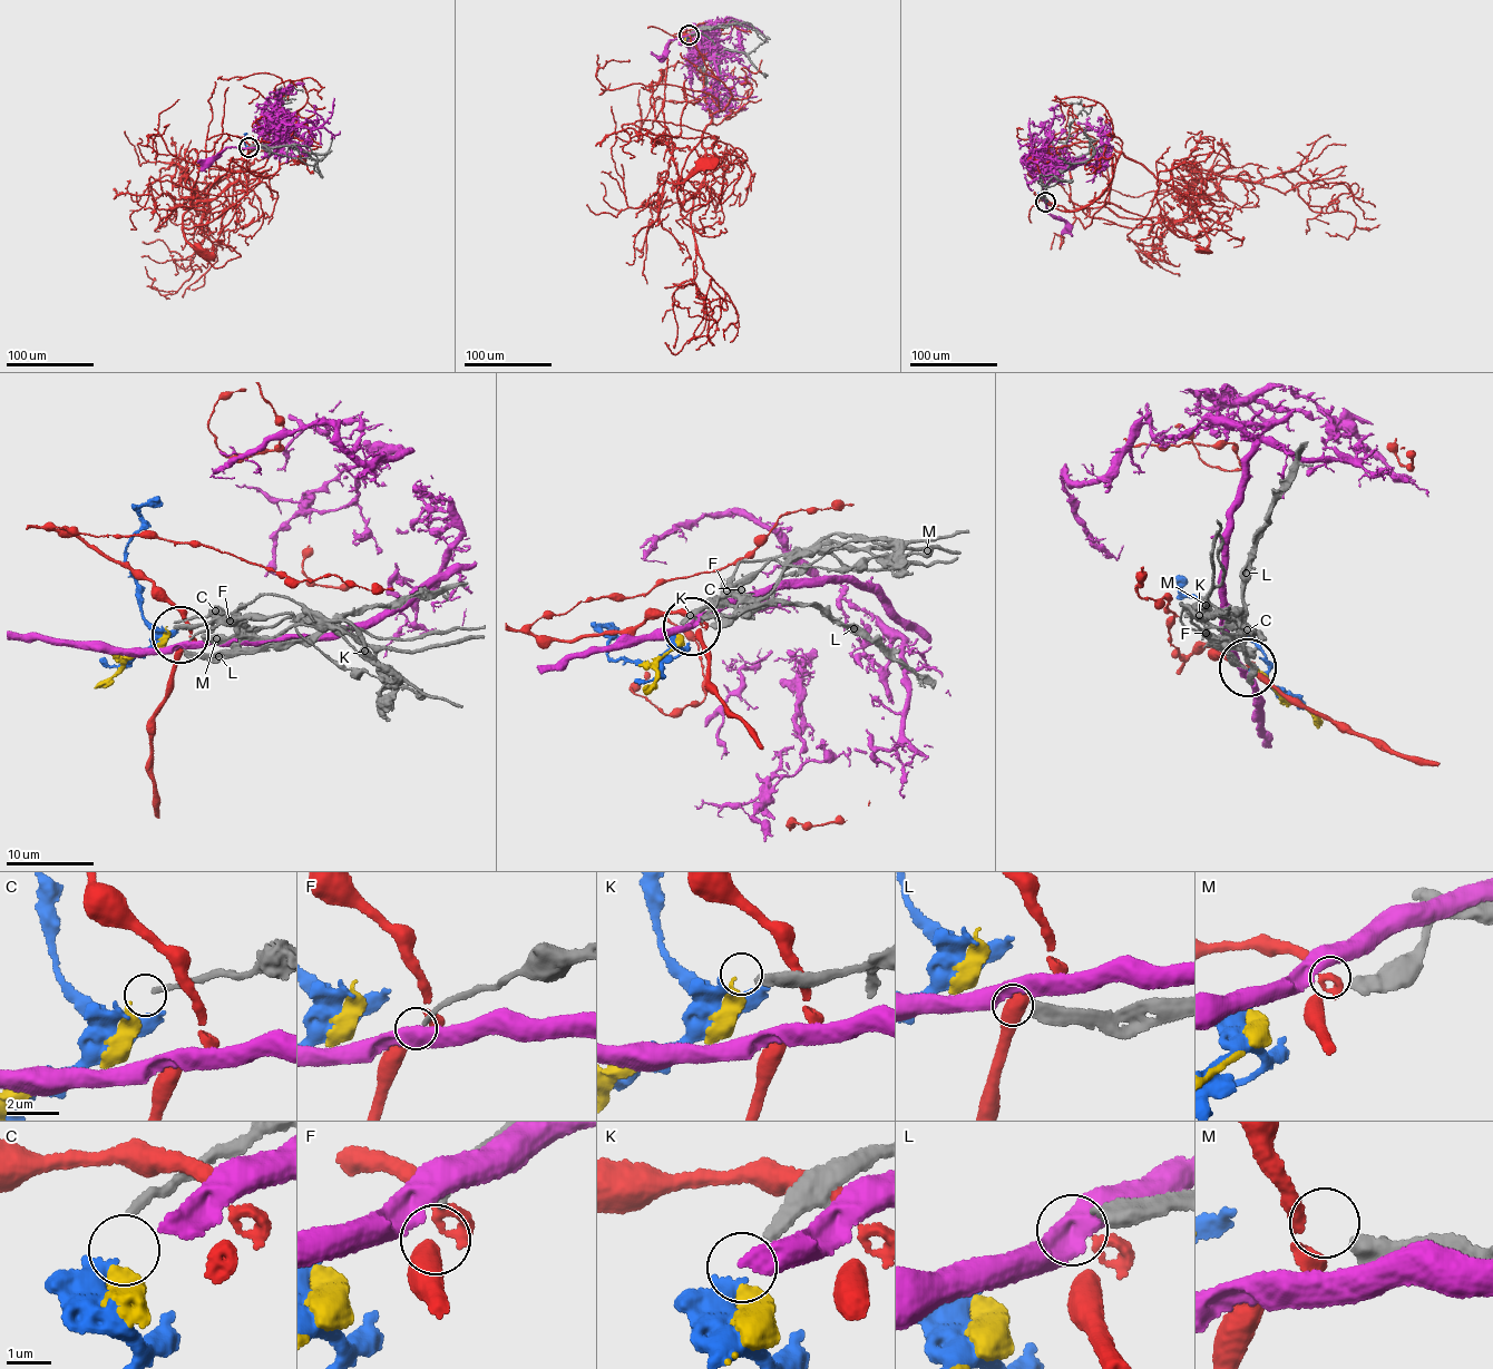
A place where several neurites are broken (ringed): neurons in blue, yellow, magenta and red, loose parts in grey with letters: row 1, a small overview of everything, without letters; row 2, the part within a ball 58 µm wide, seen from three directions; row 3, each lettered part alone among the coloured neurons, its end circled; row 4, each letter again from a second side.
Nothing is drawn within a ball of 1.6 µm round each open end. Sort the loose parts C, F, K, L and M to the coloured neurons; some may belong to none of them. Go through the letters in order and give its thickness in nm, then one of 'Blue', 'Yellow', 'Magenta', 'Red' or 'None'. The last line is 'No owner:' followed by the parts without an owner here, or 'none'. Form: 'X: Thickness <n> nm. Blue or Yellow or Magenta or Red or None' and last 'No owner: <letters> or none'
C: Thickness 200 nm. Yellow
F: Thickness 200 nm. None
K: Thickness 320 nm. Blue
L: Thickness 400 nm. None
M: Thickness 500 nm. None
No owner: F, L, M

